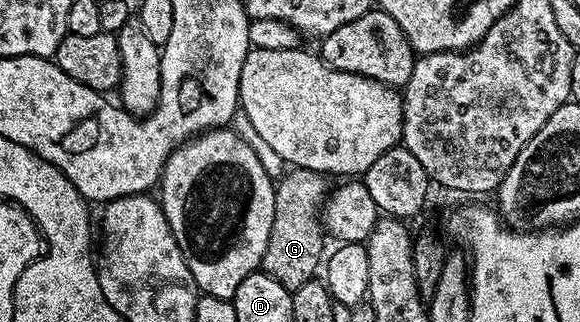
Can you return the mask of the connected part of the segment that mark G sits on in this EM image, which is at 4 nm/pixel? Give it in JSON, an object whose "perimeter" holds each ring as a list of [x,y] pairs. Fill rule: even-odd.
{"perimeter":[[[291,168],[277,178],[274,187],[274,214],[272,235],[268,235],[268,247],[264,251],[261,272],[267,273],[276,283],[288,290],[304,287],[304,283],[315,280],[324,261],[322,237],[324,229],[320,206],[328,196],[327,178],[311,169]]]}

